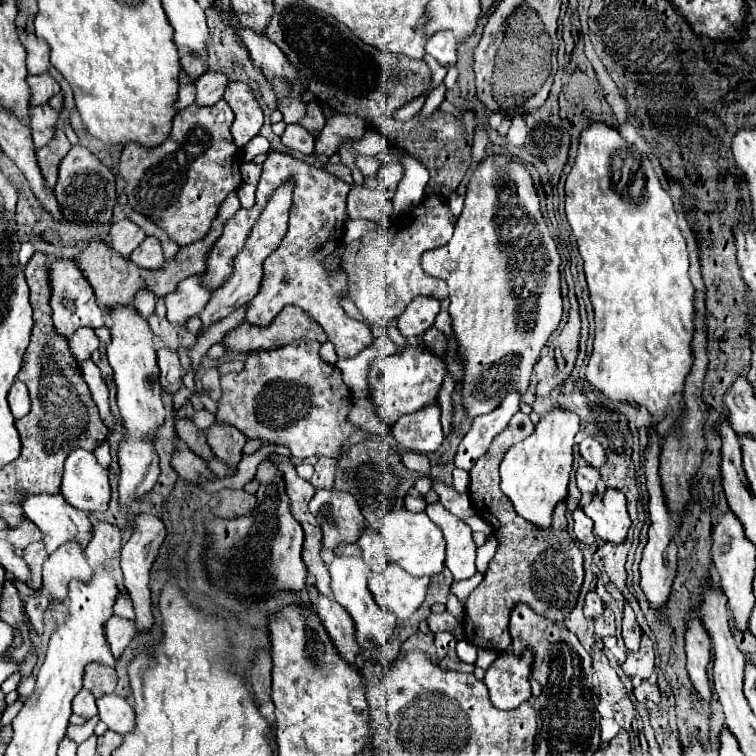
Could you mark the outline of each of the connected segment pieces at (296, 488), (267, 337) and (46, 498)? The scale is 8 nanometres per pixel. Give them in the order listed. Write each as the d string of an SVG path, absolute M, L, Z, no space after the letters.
M270 456L270 460L274 460L278 470L284 474L286 494L290 496L290 502L292 502L292 516L298 522L308 522L312 526L318 526L316 518L308 510L308 502L314 496L314 486L308 480L302 480L296 474L296 468L292 466L290 458L286 458L286 456Z
M286 306L272 324L258 328L240 324L224 336L224 344L234 352L254 352L254 350L274 350L296 340L318 340L326 342L326 332L318 322L314 322L302 308Z
M22 490L18 494L18 506L22 508L24 516L40 528L48 554L72 538L78 538L84 546L90 540L90 518L88 518L88 514L70 506L62 498L62 494L28 494L26 490Z

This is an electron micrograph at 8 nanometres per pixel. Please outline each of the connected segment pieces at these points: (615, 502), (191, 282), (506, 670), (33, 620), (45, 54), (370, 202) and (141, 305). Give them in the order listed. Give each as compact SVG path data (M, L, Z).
M608 488L604 492L596 492L590 504L584 506L584 512L592 518L596 536L610 542L624 542L630 518L626 512L626 498L620 490Z
M202 274L182 280L174 292L166 296L166 316L172 324L186 324L190 316L198 316L210 302L214 290L204 286Z
M530 648L514 654L506 650L498 654L492 666L486 670L484 684L490 690L490 700L500 710L512 710L520 702L530 698L530 666L534 652Z
M30 596L28 600L26 600L26 614L28 614L28 618L30 618L30 624L32 624L32 628L36 630L36 634L38 636L42 636L42 632L44 632L44 612L46 612L46 608L48 608L48 598L46 596Z
M28 34L24 40L24 48L28 54L28 58L26 58L28 74L40 76L40 74L48 72L48 68L50 68L50 46L46 46L46 42L36 38L34 34Z
M352 184L346 200L348 219L368 219L380 222L393 217L392 202L364 184Z
M140 290L138 298L134 300L134 308L138 308L138 312L144 318L148 318L150 314L154 314L154 304L156 304L156 298L150 292L146 292L146 290Z

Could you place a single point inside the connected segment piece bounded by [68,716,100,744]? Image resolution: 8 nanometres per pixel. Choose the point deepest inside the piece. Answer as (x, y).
(78, 733)

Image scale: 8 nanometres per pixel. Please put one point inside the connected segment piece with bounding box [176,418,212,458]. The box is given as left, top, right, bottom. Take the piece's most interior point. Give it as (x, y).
(185, 430)

